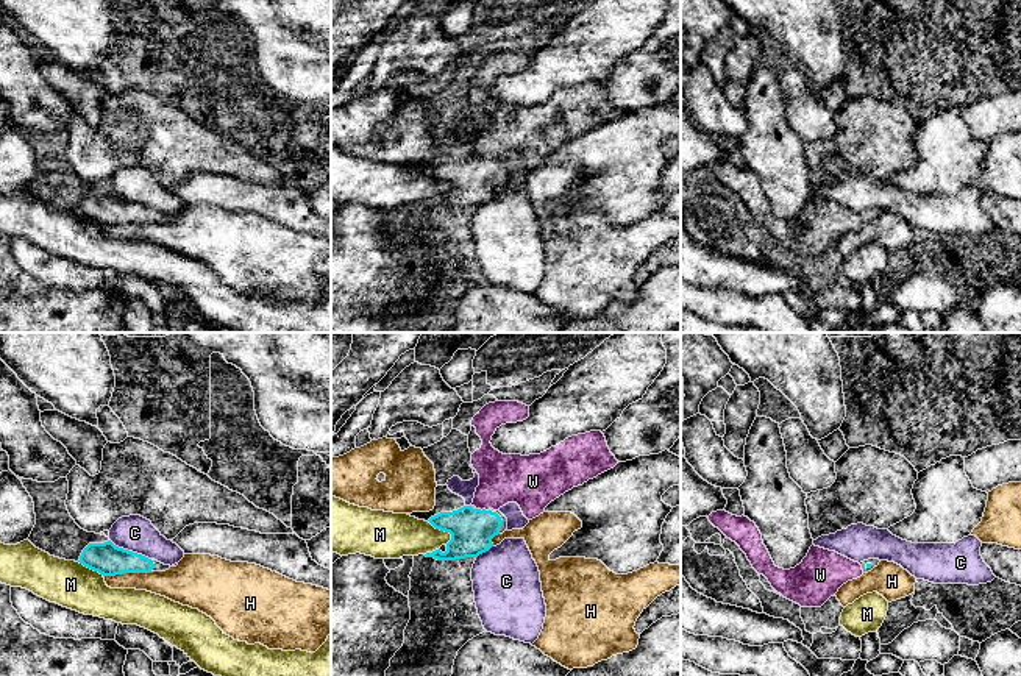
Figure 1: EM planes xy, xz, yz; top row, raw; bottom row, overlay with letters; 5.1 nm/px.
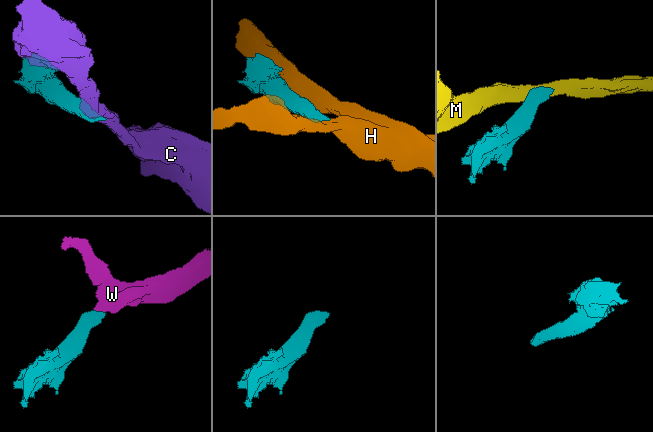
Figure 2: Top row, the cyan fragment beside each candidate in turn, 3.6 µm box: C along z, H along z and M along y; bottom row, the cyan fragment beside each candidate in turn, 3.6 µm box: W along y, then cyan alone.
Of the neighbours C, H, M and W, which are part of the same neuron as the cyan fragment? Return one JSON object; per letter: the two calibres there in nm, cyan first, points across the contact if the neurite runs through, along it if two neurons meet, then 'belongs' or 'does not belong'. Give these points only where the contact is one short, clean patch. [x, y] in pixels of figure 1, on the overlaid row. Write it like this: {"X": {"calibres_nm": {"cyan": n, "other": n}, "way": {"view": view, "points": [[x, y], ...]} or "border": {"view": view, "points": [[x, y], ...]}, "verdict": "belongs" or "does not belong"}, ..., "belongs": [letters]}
{"C": {"calibres_nm": {"cyan": 160, "other": 190}, "border": {"view": "xy", "points": [[110, 539], [116, 545], [150, 559]]}, "verdict": "does not belong"}, "H": {"calibres_nm": {"cyan": 160, "other": 160}, "border": {"view": "xy", "points": [[150, 570], [103, 576]]}, "verdict": "does not belong"}, "M": {"calibres_nm": {"cyan": 220, "other": 220}, "border": {"view": "xz", "points": [[428, 520], [436, 528], [447, 531], [451, 539]]}, "verdict": "does not belong"}, "W": {"calibres_nm": {"cyan": 220, "other": 260}, "way": {"view": "xz", "points": [[472, 530], [481, 520], [483, 509], [483, 501], [503, 478]]}, "verdict": "belongs"}, "belongs": ["W"]}

